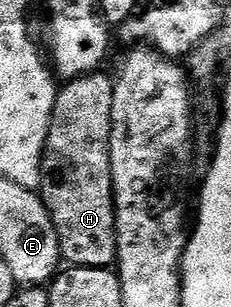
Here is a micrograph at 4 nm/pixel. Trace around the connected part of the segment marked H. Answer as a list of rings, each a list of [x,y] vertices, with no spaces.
[[[104,70],[69,80],[57,91],[38,195],[54,222],[61,257],[72,266],[111,269],[116,262],[116,195],[110,162],[113,114],[114,80]]]

